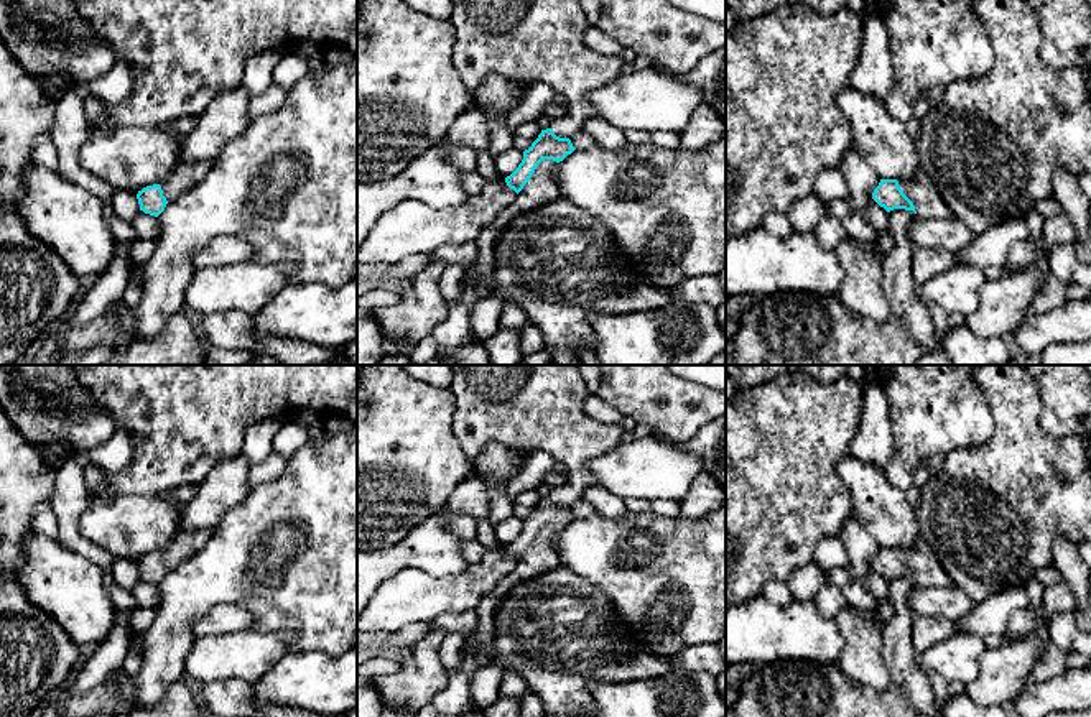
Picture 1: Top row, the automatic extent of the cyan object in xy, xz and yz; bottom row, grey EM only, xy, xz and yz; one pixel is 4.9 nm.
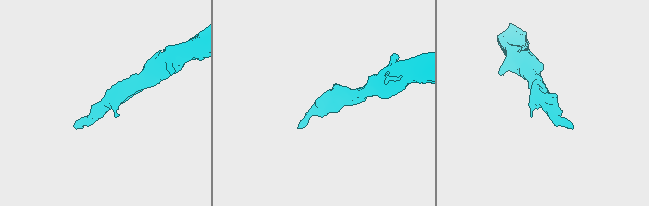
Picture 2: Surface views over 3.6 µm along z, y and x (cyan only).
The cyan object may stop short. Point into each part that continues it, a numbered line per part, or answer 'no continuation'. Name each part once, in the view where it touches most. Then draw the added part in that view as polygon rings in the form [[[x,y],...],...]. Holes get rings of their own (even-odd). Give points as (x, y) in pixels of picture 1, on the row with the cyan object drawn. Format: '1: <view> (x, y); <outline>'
1: xz (453, 333); [[[541,161],[530,181],[517,194],[515,201],[502,212],[487,230],[476,240],[476,266],[464,276],[461,296],[448,303],[446,317],[433,329],[431,337],[436,342],[436,358],[443,365],[453,365],[451,354],[467,344],[476,342],[471,327],[472,308],[485,298],[476,289],[476,281],[494,271],[494,245],[500,230],[504,230],[517,215],[551,204],[561,197],[559,187],[553,178],[556,161]]]

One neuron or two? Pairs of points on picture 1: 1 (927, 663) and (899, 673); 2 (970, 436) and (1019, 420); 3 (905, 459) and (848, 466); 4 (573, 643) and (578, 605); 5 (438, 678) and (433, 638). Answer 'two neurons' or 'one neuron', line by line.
1: two neurons
2: two neurons
3: two neurons
4: one neuron
5: one neuron

